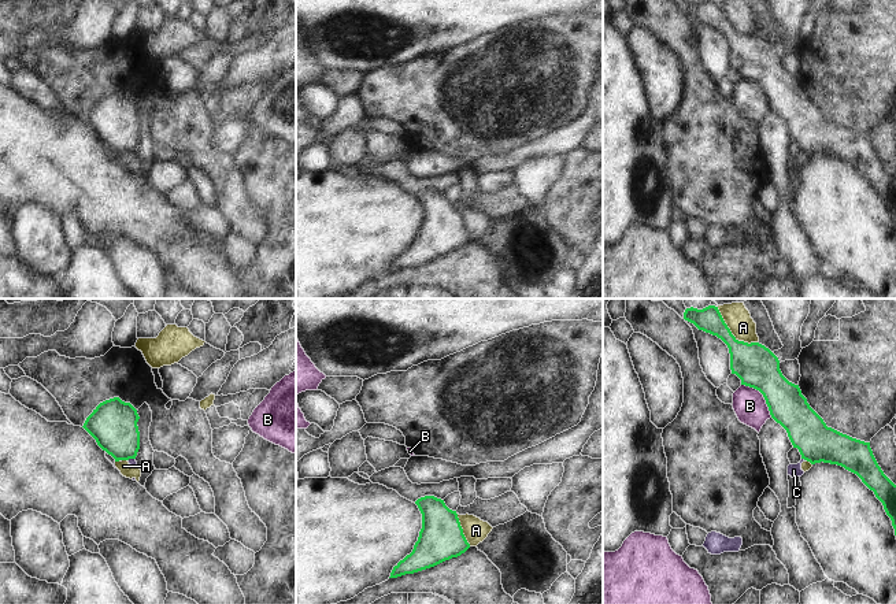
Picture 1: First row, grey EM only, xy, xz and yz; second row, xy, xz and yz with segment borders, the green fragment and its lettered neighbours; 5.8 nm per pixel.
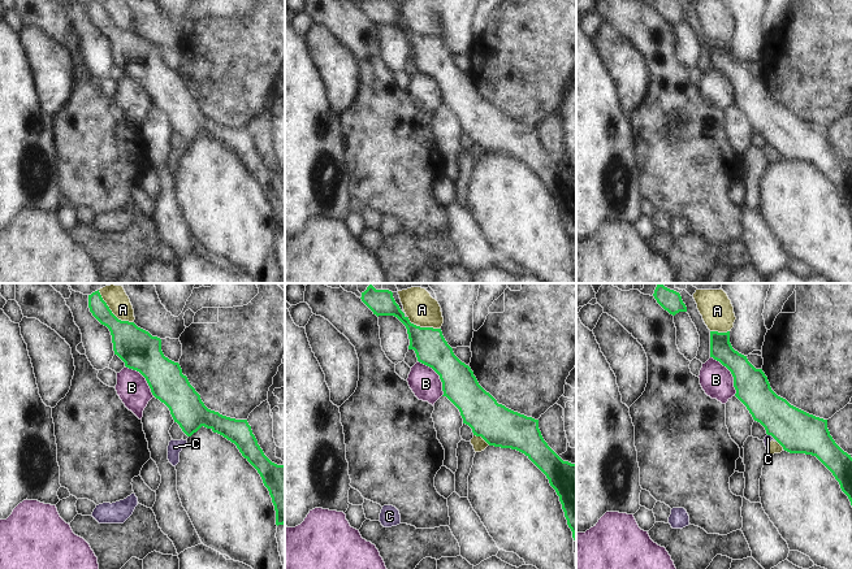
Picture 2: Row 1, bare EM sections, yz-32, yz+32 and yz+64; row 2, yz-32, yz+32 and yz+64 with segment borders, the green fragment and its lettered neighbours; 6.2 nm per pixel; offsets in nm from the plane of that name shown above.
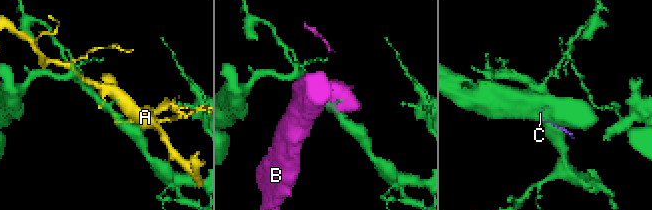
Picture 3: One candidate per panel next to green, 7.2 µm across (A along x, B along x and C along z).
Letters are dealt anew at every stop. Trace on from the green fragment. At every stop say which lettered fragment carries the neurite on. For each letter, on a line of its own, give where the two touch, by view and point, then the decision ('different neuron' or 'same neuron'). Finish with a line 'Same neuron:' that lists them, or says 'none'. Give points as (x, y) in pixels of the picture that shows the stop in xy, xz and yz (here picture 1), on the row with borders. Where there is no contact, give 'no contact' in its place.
A: yz (730, 333) | different neuron
B: yz (763, 396) | different neuron
C: yz (803, 458) | different neuron
Same neuron: none

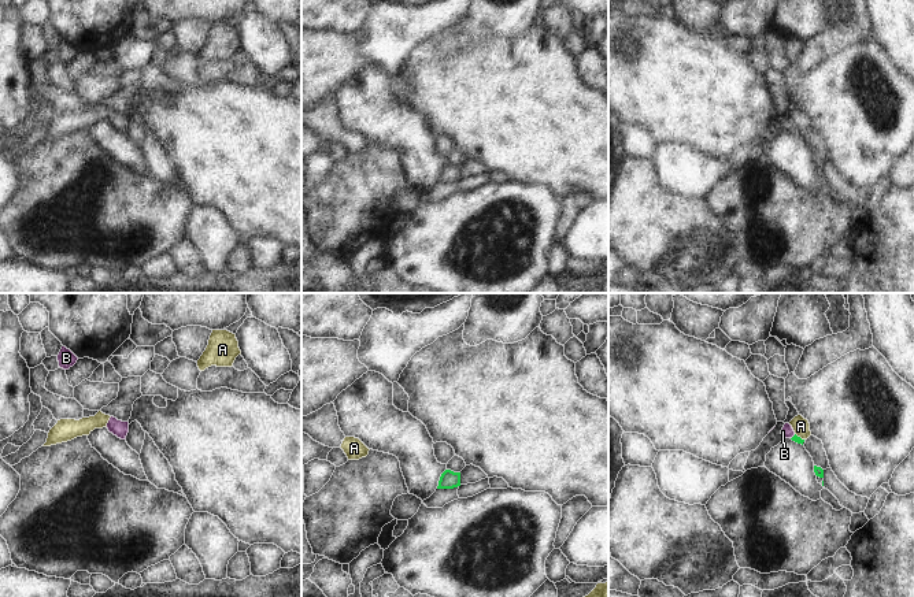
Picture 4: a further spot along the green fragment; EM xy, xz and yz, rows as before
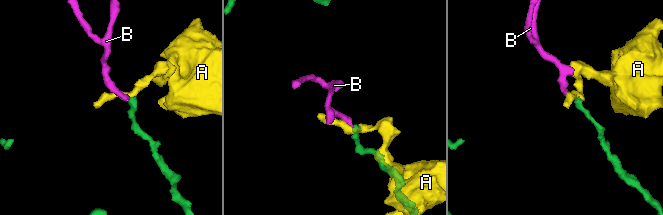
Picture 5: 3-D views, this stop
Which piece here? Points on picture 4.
A: yz (799, 437) | different neuron
B: yz (792, 437) | same neuron
Same neuron: B

